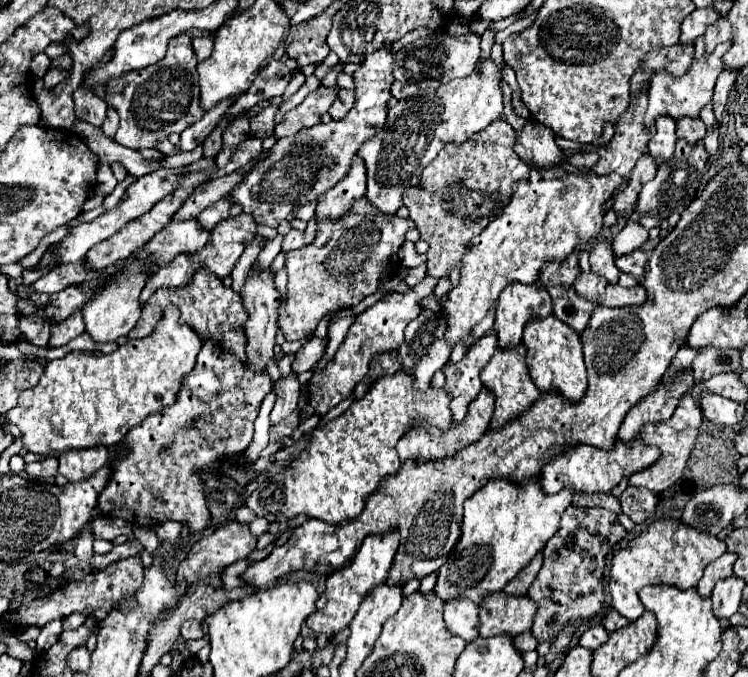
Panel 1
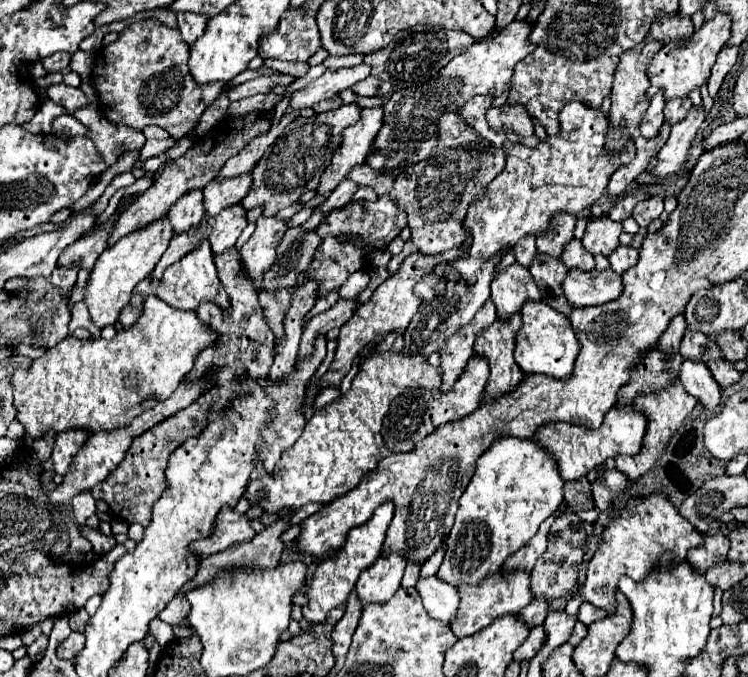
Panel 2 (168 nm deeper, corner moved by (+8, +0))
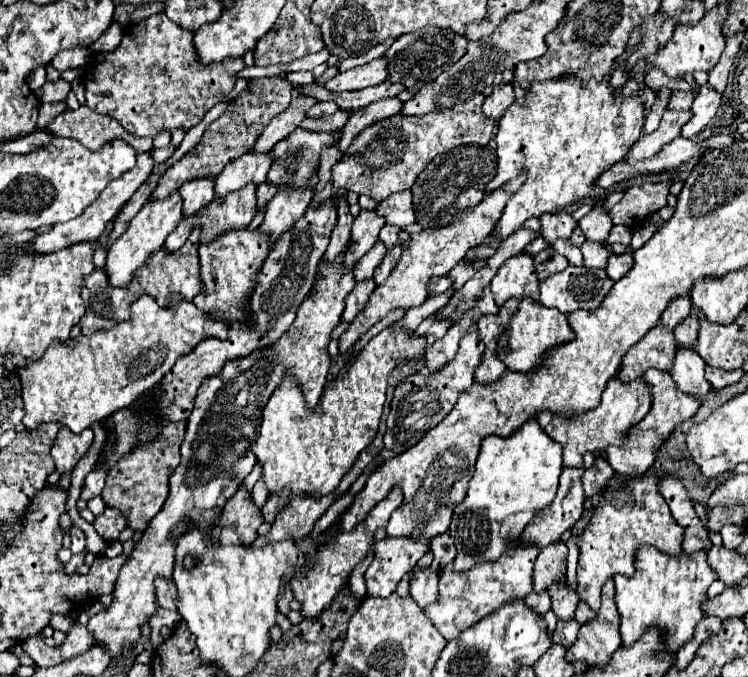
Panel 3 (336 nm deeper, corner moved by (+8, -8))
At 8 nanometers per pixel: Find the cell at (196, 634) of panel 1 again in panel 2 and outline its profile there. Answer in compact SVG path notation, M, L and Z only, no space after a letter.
M176 595L176 597L168 603L168 607L164 607L164 611L158 613L158 619L162 619L162 621L168 623L168 625L182 625L182 621L184 621L186 615L188 615L188 611L190 611L188 601L186 601L182 595Z

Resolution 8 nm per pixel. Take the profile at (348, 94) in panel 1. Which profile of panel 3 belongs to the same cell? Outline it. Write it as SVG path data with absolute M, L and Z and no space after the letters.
M328 101L328 103L316 103L316 105L308 111L308 117L318 119L318 117L332 115L332 113L336 113L336 111L338 111L338 105L336 105L336 103L332 103L332 101Z

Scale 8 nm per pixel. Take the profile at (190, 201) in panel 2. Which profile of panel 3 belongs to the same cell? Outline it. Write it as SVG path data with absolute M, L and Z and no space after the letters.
M194 179L192 183L184 183L180 187L182 199L182 215L190 217L204 209L210 199L214 199L214 181L210 179Z

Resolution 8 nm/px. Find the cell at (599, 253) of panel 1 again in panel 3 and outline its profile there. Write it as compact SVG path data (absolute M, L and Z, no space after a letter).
M602 201L594 207L592 213L588 213L588 215L578 223L578 227L582 229L582 233L586 235L588 241L606 245L606 239L608 239L610 229L612 229L612 219L610 219L610 215L604 211Z

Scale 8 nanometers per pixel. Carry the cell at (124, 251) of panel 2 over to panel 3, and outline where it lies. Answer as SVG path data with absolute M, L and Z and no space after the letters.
M178 191L174 195L170 195L170 199L146 203L140 209L140 213L130 221L126 233L108 249L106 275L108 275L108 281L110 281L112 287L126 287L126 285L130 285L130 281L136 275L136 271L146 265L150 255L164 247L166 237L176 229L176 225L182 219L182 211L180 209L182 209L182 201L180 201Z

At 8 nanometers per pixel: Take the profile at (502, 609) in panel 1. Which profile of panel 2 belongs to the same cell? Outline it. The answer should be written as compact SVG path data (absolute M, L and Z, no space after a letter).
M498 571L498 575L488 575L482 583L466 585L460 587L458 591L460 591L458 615L454 617L454 621L450 621L450 629L456 637L474 635L476 631L488 627L496 617L518 615L532 601L530 575L526 575L526 571L514 571L514 575L502 575L502 571Z

